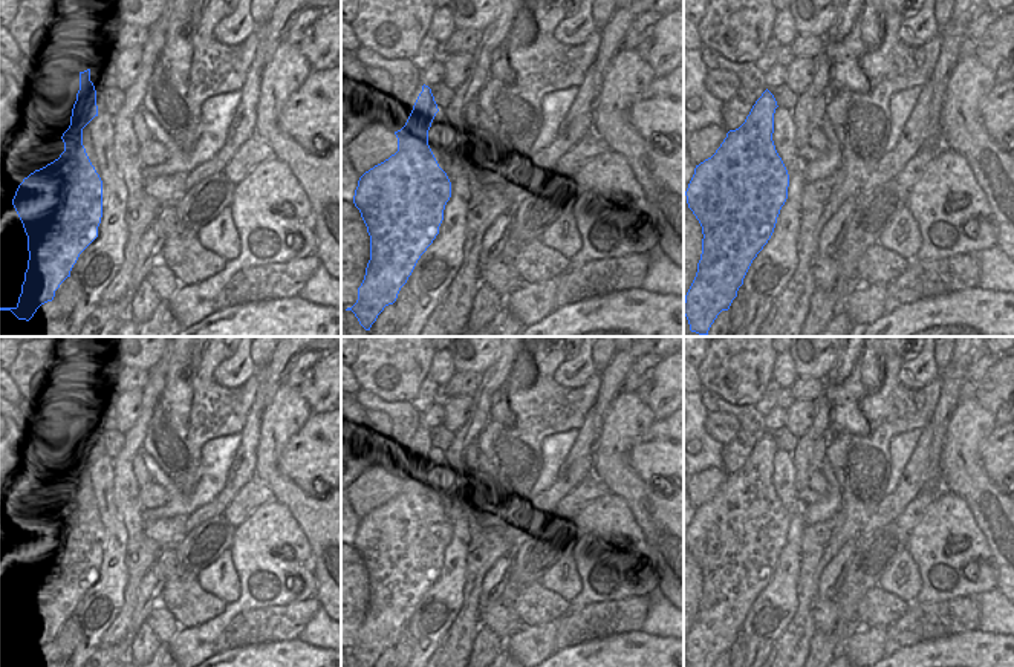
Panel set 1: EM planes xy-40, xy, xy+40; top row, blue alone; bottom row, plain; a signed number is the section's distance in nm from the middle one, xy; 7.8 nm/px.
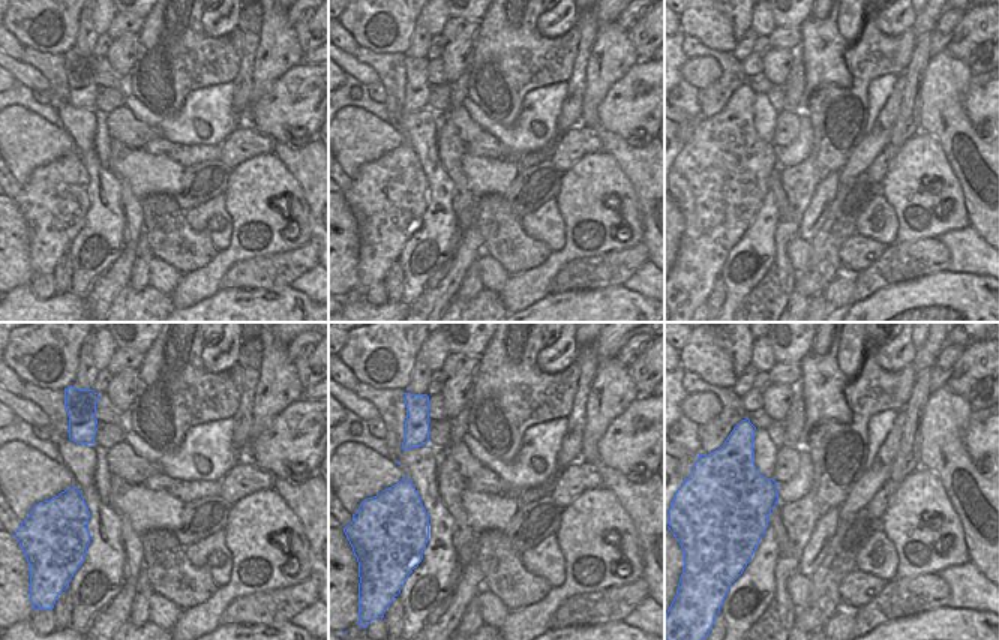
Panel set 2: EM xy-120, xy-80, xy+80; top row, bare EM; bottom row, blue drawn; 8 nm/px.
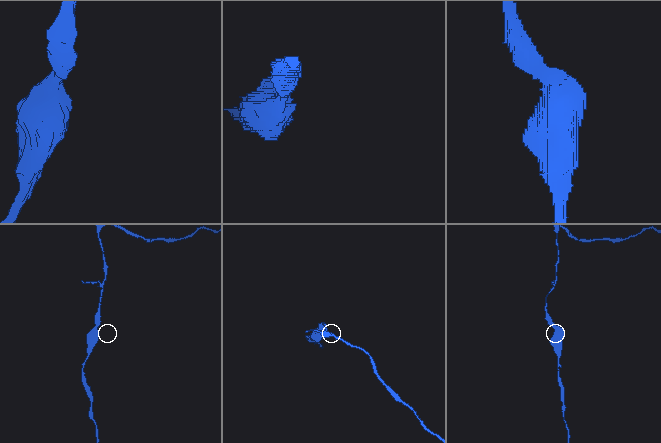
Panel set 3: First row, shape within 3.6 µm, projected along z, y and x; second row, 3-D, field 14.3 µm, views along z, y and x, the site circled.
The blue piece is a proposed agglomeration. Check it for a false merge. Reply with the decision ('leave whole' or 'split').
leave whole

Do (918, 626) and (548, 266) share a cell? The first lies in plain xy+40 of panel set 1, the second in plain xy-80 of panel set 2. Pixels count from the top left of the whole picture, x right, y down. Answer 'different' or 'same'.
different

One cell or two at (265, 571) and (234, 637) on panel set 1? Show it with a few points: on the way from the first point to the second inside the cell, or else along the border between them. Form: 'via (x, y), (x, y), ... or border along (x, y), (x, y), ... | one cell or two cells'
border along (282, 605), (242, 611), (220, 634) | two cells

